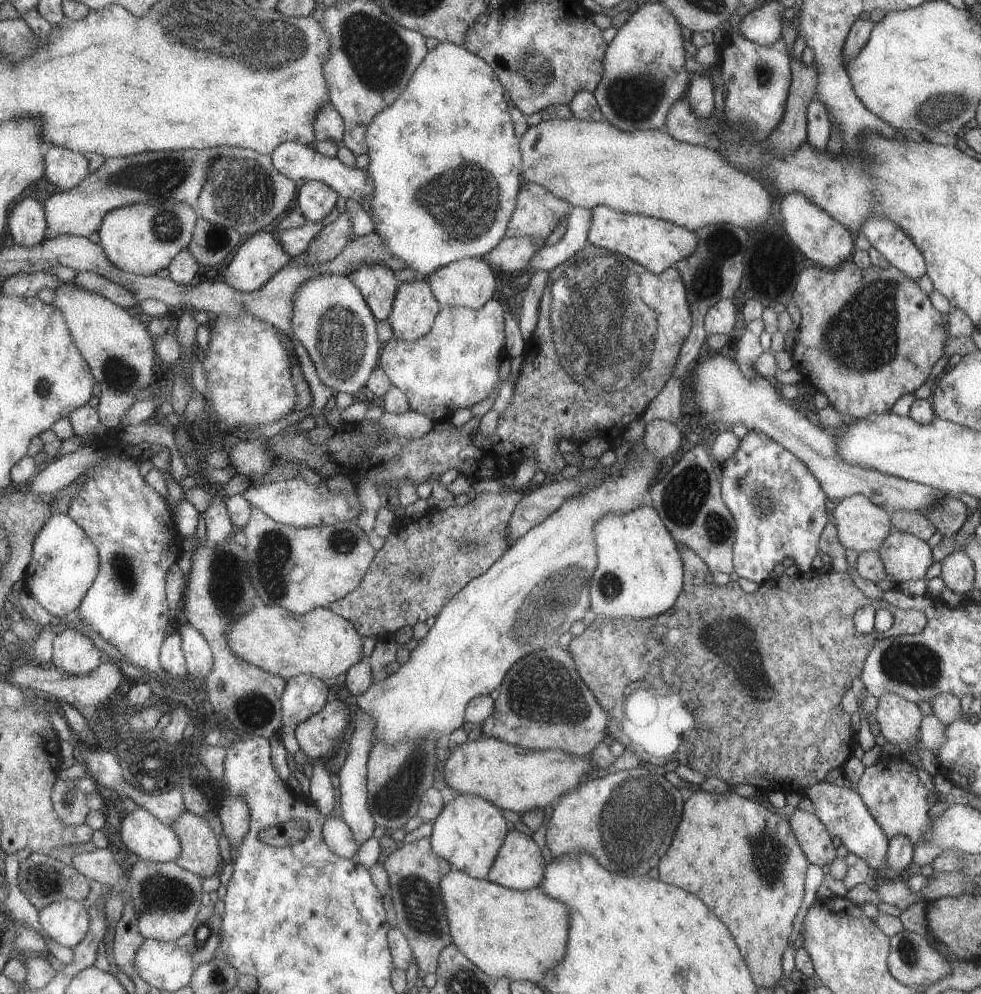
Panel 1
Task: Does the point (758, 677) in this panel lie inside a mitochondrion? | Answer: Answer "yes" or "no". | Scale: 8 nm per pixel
no

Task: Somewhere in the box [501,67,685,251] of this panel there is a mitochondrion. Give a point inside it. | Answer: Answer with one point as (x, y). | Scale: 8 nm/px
(632, 99)

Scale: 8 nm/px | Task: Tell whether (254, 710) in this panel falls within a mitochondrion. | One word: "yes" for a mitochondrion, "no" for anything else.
yes

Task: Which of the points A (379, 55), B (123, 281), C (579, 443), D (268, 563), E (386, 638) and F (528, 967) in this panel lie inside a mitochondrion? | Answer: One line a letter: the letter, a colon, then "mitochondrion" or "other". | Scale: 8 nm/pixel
A: mitochondrion
B: other
C: other
D: mitochondrion
E: other
F: other

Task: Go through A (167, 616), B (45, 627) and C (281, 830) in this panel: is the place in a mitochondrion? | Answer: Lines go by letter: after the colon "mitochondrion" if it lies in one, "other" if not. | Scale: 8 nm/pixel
A: other
B: other
C: other

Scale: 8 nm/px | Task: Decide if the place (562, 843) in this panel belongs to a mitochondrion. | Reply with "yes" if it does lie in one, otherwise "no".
no

